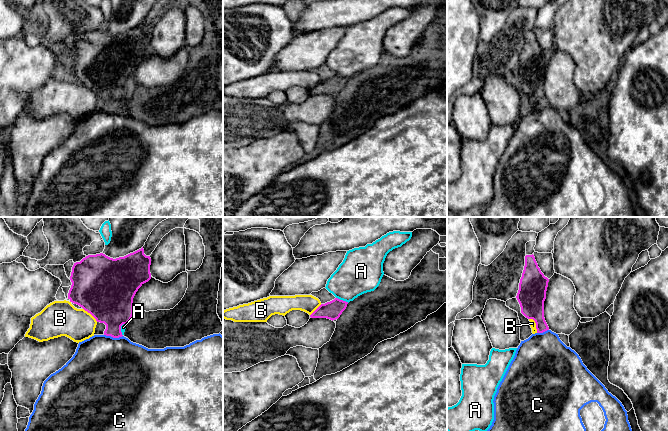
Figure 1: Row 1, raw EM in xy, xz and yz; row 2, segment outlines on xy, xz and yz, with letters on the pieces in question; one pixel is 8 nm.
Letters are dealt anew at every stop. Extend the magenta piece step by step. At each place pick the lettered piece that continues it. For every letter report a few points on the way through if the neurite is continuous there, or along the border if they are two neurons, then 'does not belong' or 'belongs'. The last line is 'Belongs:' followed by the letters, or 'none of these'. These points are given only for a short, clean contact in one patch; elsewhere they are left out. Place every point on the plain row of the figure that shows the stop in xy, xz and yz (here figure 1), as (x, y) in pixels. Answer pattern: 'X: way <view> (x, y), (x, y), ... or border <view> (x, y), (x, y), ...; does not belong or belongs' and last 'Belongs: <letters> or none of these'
A: does not belong
B: border yz (529, 94), (534, 97), (537, 108); does not belong
C: border xy (104, 110), (113, 113), (122, 112); does not belong
Belongs: none of these

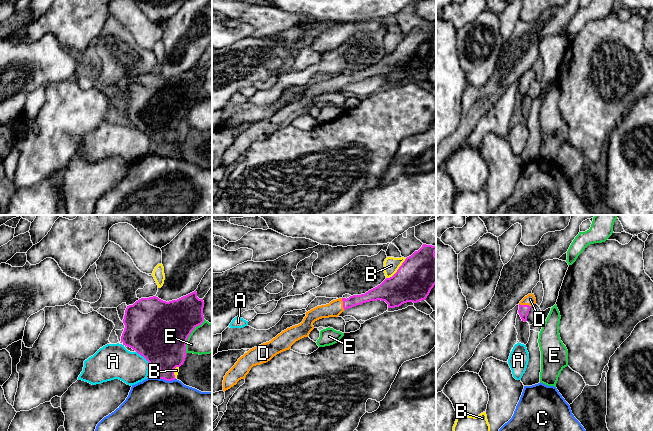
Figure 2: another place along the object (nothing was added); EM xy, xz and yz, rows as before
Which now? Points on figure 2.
A: border xy (136, 127), (150, 140); does not belong
B: does not belong
C: border xy (157, 153), (166, 156), (175, 155); does not belong
D: way xz (372, 71), (343, 80), (334, 84); belongs
E: does not belong
Belongs: D

